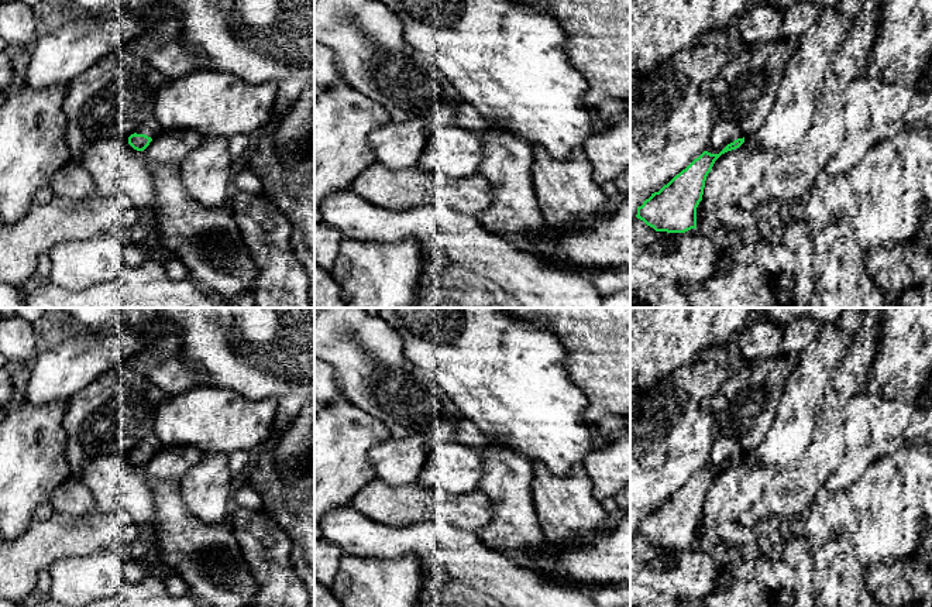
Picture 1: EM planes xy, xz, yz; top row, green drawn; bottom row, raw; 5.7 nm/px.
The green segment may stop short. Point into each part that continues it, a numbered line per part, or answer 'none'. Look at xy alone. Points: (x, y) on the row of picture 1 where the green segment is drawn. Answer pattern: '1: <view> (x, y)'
1: xy (150, 127)

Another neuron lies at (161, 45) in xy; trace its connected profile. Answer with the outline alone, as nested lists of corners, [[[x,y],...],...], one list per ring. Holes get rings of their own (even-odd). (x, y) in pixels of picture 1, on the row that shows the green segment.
[[[162,17],[148,23],[145,31],[125,48],[142,56],[168,82],[176,80],[204,65],[204,58],[182,41],[180,30],[182,25],[176,17]]]

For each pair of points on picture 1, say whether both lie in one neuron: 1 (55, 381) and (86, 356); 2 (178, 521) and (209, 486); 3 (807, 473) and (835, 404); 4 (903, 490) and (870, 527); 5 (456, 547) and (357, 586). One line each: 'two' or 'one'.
1: one
2: two
3: one
4: one
5: two

